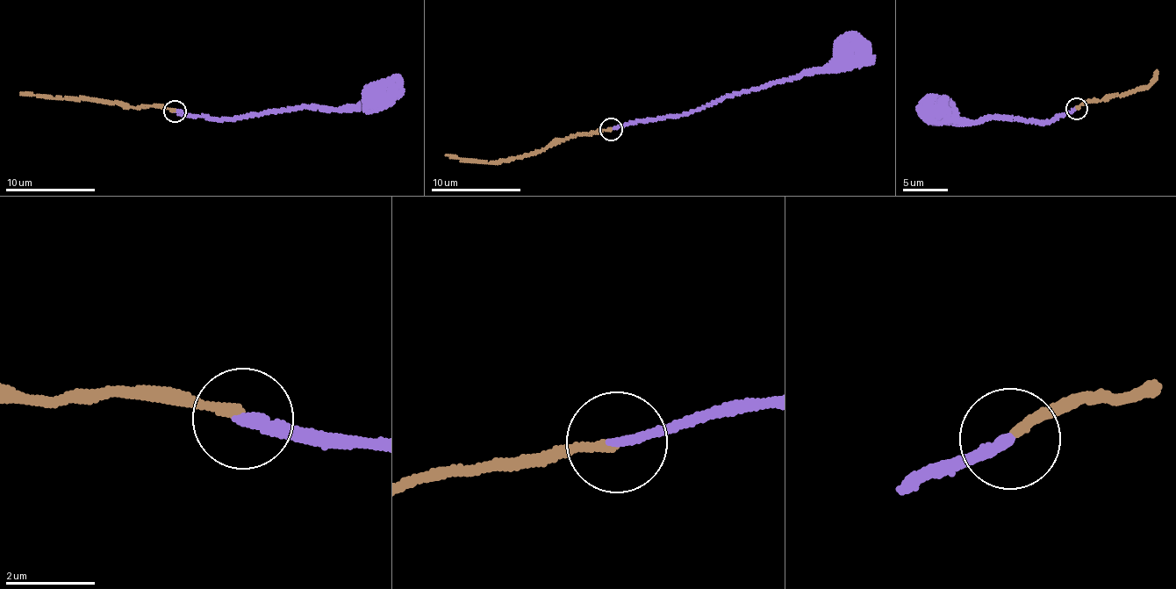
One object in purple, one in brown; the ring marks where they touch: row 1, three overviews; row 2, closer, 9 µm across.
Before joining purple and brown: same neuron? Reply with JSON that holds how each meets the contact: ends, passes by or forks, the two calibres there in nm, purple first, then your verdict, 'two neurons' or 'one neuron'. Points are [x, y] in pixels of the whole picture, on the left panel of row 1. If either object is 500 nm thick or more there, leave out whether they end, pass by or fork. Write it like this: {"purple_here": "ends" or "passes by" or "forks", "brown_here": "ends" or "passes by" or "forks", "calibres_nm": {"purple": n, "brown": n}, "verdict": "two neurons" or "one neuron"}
{"purple_here": "ends", "brown_here": "ends", "calibres_nm": {"purple": 240, "brown": 200}, "verdict": "one neuron"}

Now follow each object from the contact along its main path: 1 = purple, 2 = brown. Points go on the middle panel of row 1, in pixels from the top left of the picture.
1: (610, 128), (678, 118), (766, 86), (817, 73), (839, 47), (846, 48)
2: (610, 131), (598, 129), (555, 138), (540, 150), (489, 163), (460, 161), (446, 154)

